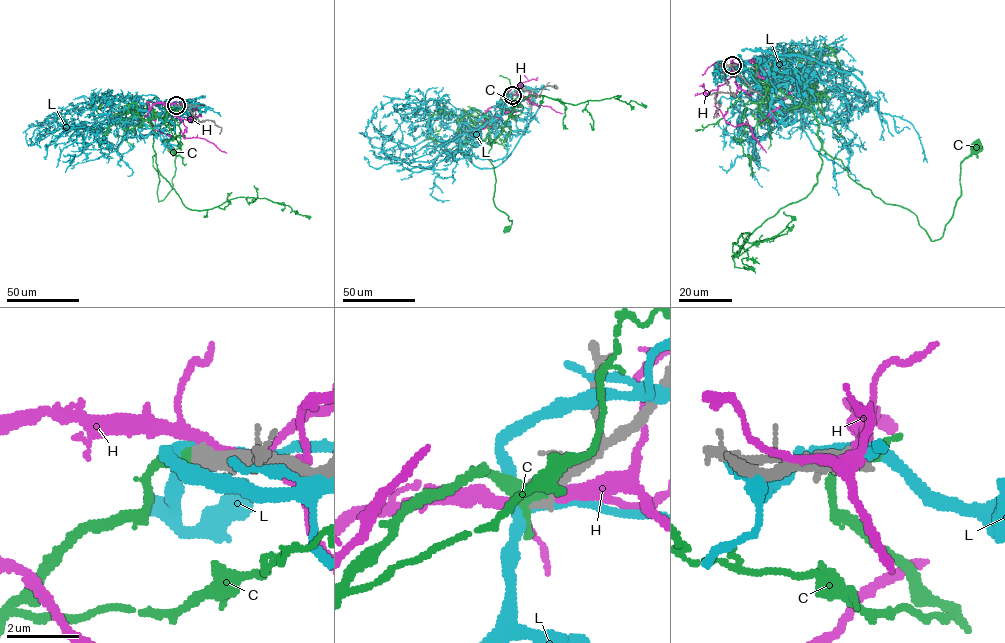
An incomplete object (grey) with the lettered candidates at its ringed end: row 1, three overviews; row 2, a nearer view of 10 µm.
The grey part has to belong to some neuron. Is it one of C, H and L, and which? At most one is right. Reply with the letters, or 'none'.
none

